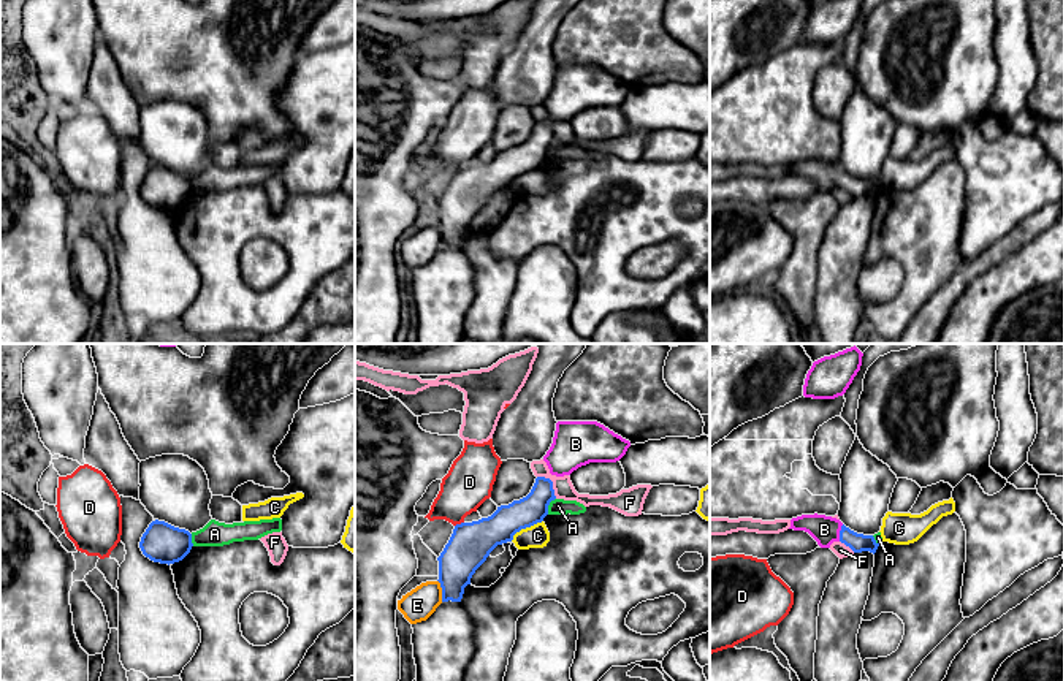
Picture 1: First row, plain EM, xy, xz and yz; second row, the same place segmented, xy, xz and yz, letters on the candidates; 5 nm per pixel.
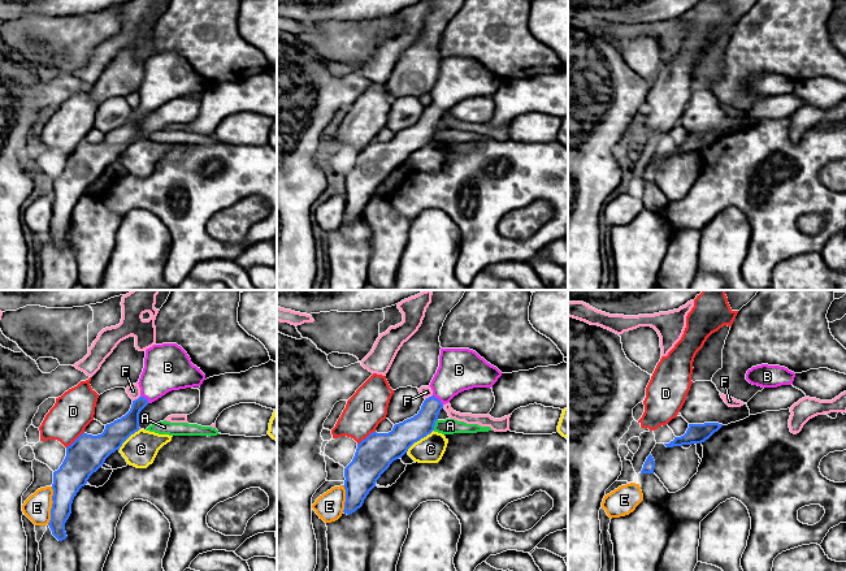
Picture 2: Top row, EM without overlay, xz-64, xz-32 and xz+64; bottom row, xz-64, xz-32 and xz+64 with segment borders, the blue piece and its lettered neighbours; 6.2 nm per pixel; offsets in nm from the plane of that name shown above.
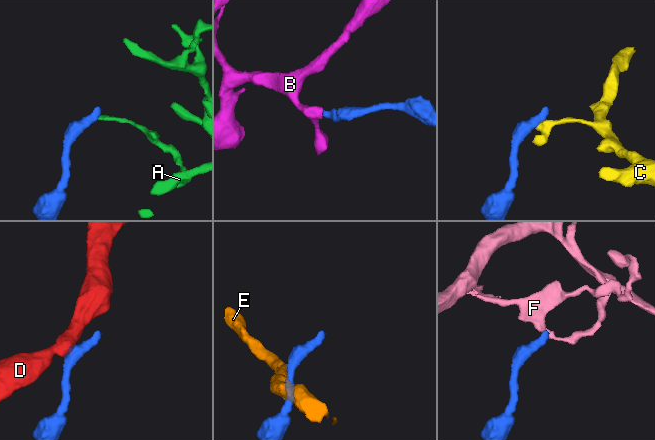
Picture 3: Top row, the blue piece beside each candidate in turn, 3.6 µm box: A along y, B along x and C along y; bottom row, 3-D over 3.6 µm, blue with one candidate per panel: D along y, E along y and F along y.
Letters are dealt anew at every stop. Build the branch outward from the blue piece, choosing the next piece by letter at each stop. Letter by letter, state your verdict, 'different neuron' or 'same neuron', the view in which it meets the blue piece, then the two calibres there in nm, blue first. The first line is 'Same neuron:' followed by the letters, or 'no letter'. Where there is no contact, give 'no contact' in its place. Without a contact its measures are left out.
Same neuron: B
A: different neuron; meets blue in xz; 160 nm thick on the blue side, 80 nm on the other
B: same neuron; meets blue in yz; 100 nm thick on the blue side, 140 nm on the other
C: different neuron; meets blue in xz; 190 nm thick on the blue side, 120 nm on the other
D: different neuron; meets blue in xz; 220 nm thick on the blue side, 240 nm on the other
E: different neuron; meets blue in xz; 200 nm thick on the blue side, 160 nm on the other
F: different neuron; meets blue in xz; 150 nm thick on the blue side, 100 nm on the other

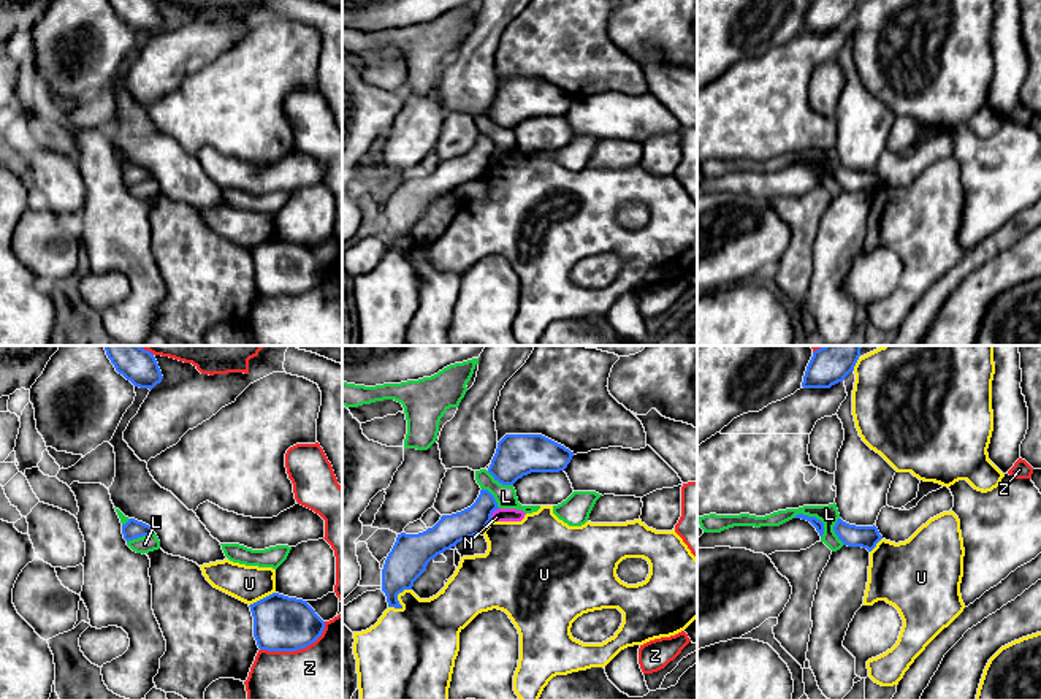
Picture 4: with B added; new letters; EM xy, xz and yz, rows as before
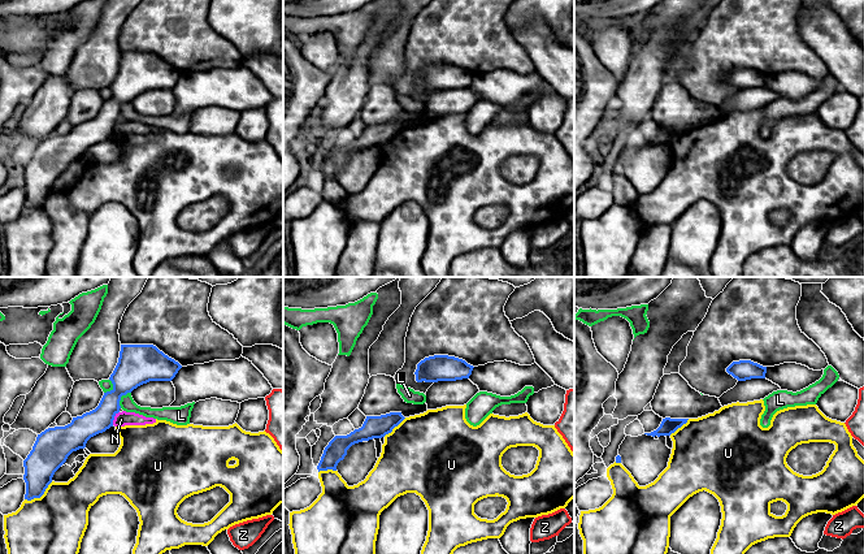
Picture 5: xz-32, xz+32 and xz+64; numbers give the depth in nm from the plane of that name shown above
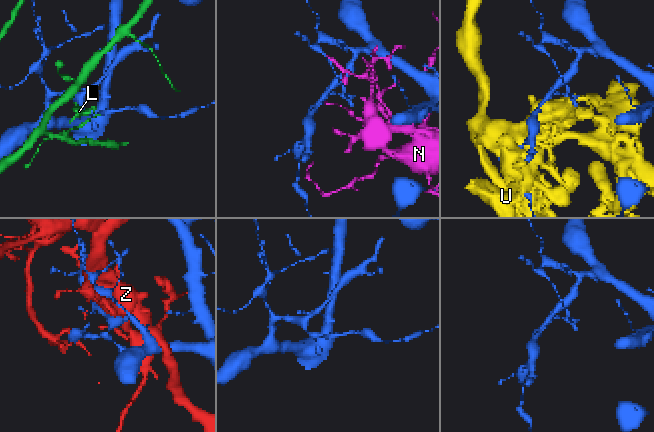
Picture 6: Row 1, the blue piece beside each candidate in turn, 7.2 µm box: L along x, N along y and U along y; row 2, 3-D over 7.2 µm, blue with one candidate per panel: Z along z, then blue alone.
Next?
Same neuron: no letter
L: different neuron; meets blue in yz; 50 nm thick on the blue side, 100 nm on the other
N: different neuron; meets blue in xz; 150 nm thick on the blue side, 60 nm on the other
U: different neuron; meets blue in xz; 200 nm thick on the blue side, 420 nm on the other
Z: different neuron; meets blue in xy; 280 nm thick on the blue side, 360 nm on the other

